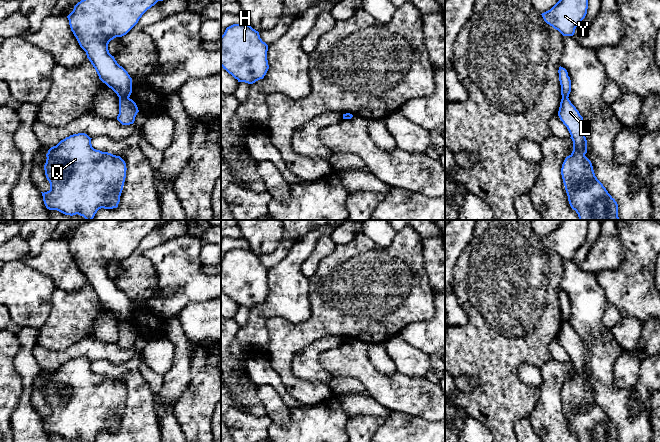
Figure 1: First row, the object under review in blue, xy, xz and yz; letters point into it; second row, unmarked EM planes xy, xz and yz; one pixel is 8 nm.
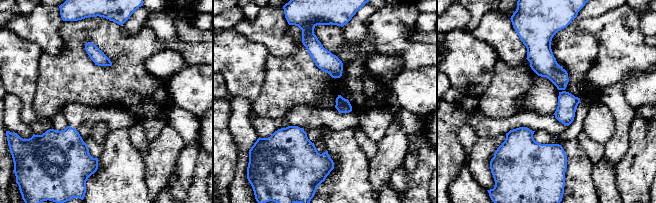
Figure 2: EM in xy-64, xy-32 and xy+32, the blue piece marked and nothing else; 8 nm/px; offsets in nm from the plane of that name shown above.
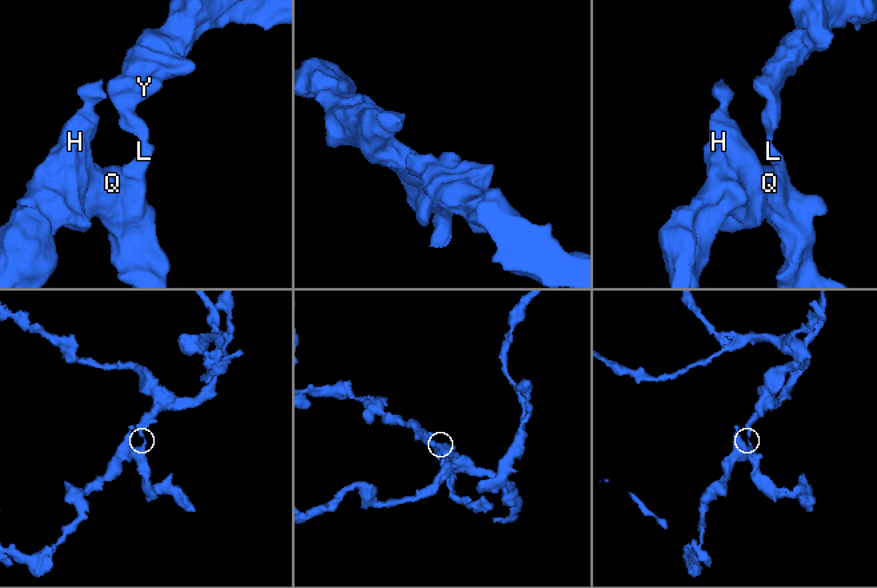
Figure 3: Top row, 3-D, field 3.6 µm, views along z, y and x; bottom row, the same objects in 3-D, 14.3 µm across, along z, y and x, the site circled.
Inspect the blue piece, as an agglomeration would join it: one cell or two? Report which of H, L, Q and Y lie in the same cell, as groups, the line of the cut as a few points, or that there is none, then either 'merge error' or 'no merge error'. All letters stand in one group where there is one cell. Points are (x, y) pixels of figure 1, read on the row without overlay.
H L Q / Y; cut in xy along (128, 320), (119, 322); merge error

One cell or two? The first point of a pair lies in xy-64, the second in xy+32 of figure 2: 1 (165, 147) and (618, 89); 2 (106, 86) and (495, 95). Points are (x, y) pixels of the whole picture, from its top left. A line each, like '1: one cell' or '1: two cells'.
1: one cell
2: one cell

